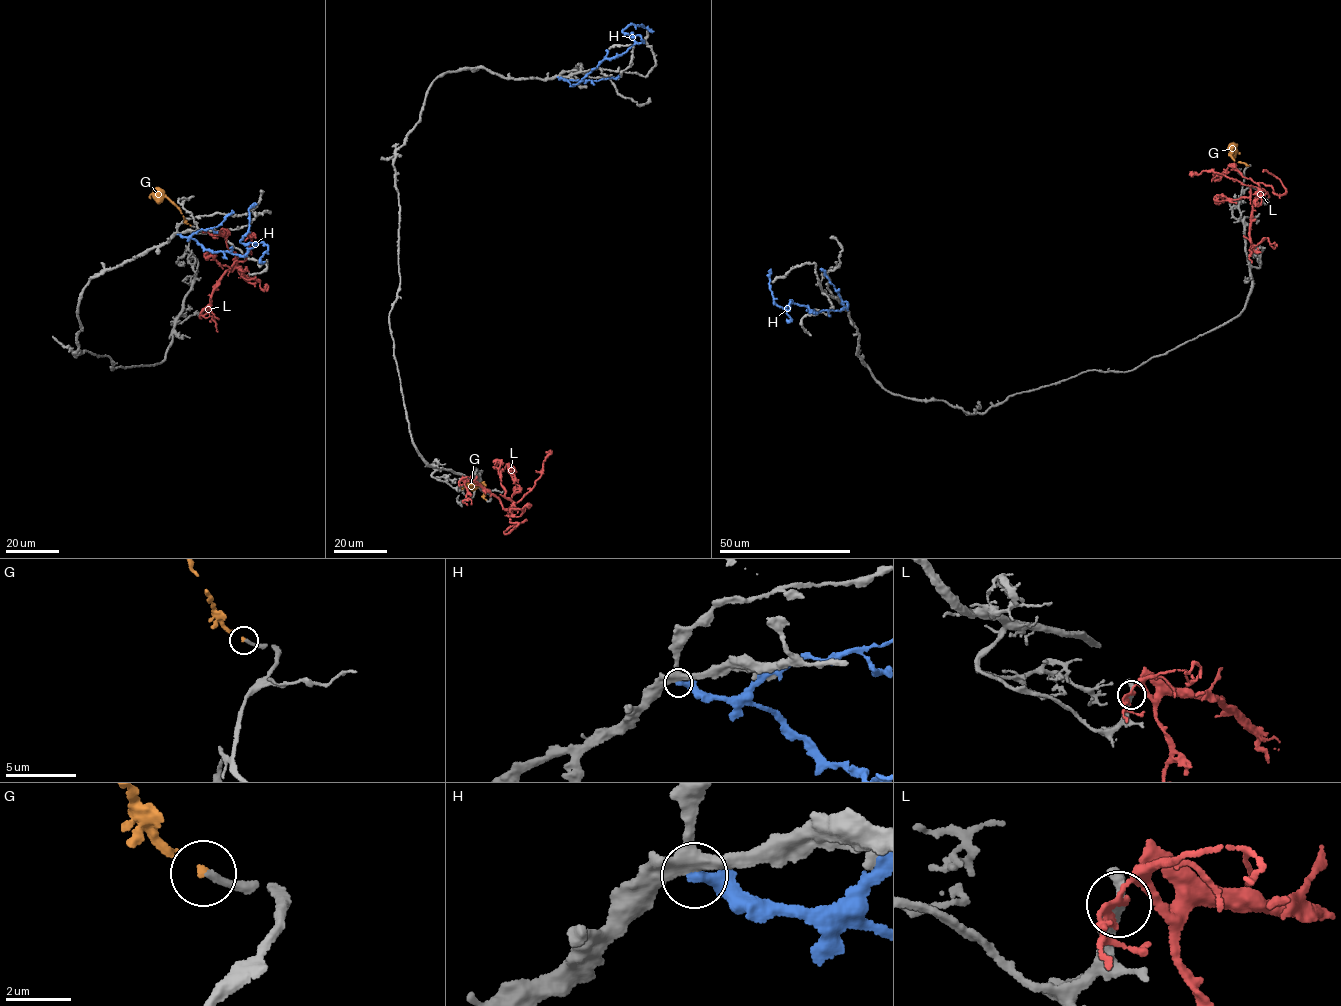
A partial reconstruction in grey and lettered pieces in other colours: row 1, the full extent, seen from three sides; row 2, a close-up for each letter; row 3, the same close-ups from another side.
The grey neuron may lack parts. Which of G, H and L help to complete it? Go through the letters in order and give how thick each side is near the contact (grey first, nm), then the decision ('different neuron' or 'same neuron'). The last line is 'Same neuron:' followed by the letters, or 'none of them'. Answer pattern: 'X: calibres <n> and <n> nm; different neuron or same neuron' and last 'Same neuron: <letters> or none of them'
G: calibres 240 and 140 nm; same neuron
H: calibres 360 and 360 nm; different neuron
L: calibres 480 and 200 nm; different neuron
Same neuron: G

